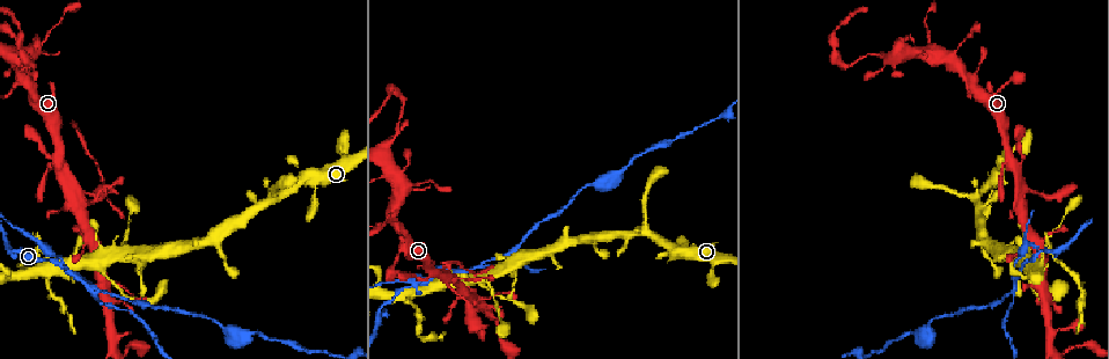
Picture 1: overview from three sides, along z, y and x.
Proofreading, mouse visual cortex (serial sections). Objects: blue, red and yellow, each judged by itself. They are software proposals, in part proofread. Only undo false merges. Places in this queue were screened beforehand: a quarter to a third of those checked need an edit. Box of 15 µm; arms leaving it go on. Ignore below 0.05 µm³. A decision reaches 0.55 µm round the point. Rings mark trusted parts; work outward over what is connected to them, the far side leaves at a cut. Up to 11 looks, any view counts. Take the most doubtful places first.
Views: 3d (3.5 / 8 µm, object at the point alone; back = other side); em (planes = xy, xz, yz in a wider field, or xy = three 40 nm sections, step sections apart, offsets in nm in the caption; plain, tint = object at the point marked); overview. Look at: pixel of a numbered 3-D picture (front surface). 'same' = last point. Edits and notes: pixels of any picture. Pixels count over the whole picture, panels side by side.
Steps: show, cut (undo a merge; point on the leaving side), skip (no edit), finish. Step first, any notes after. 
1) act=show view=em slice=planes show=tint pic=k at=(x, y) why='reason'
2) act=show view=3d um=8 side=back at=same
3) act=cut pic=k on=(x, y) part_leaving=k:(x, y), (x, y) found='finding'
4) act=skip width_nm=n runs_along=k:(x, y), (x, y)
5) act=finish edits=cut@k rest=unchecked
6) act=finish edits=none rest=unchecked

act=show view=3d um=3.5 pic=1 at=(73, 276) why='branch point'

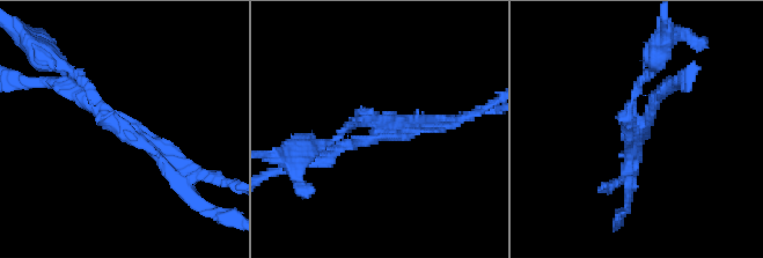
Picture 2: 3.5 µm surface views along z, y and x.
act=show view=em slice=planes show=tint pic=2 at=(120, 123) arms=3 arm_widths_nm=100,150,200

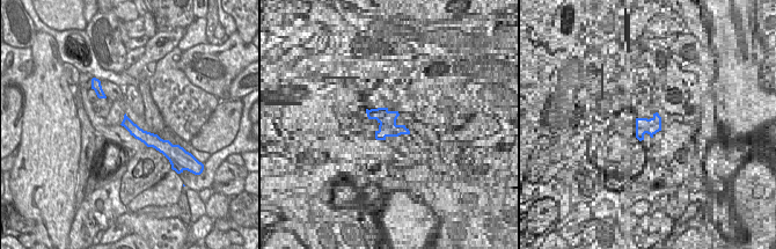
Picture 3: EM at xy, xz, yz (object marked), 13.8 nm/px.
act=cut pic=2 on=(638, 89) width_nm=160 part_leaving=2:(635, 132), (625, 178) found='two cells meet here'

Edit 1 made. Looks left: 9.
act=show view=3d um=3.5 side=back pic=1 at=(1015, 162) why='sharp bend'

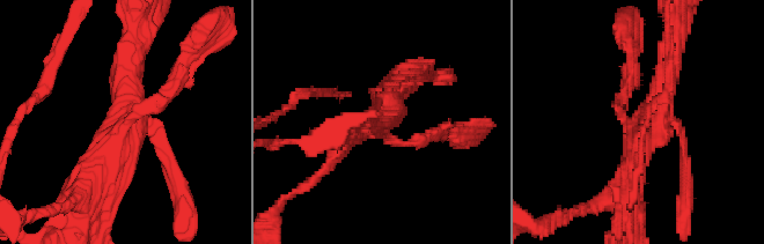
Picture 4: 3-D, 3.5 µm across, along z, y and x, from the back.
act=skip runs_along=4:(668, 50), (626, 185) found='all the same cell'

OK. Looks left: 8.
act=show view=3d um=3.5 pic=1 at=(105, 188) why='a narrow waist'

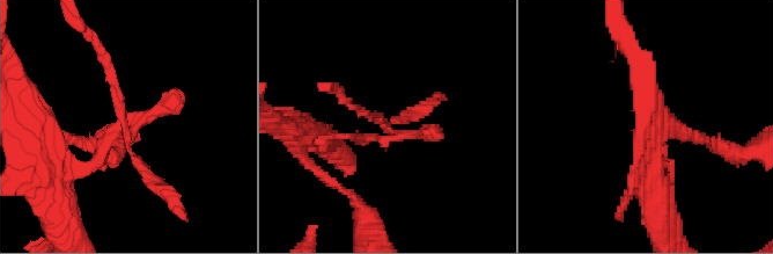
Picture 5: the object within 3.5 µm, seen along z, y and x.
act=show view=em slice=xy step=1 show=tint pic=5 at=(387, 136)

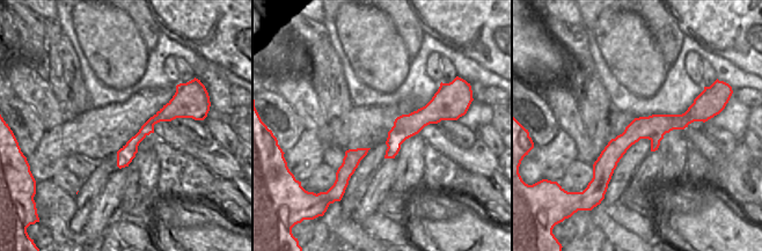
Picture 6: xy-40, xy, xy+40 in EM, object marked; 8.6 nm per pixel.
act=show view=em slice=xy step=3 show=tint at=same

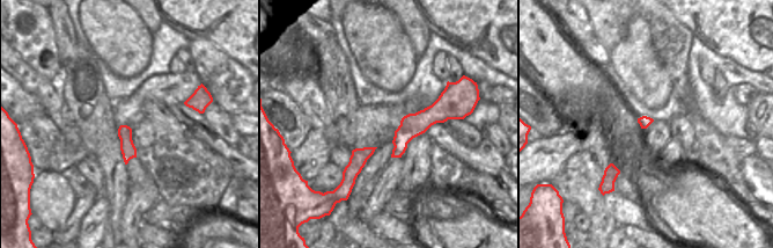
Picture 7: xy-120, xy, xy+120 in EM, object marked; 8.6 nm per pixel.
act=cut pic=5 on=(115, 91) part_leaving=5:(132, 130), (89, 34) found='a second cell is stuck on'

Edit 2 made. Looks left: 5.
act=show view=overview

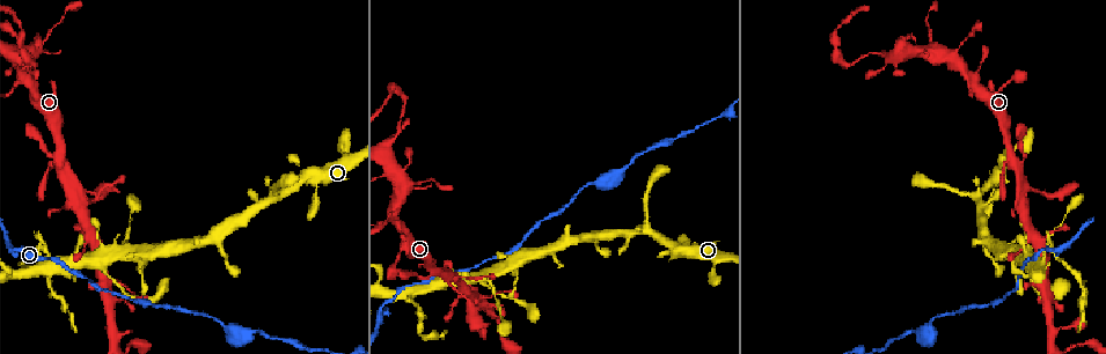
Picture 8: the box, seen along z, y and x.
act=show view=3d um=8 pic=8 at=(952, 58) why='thin arm on a thick one'

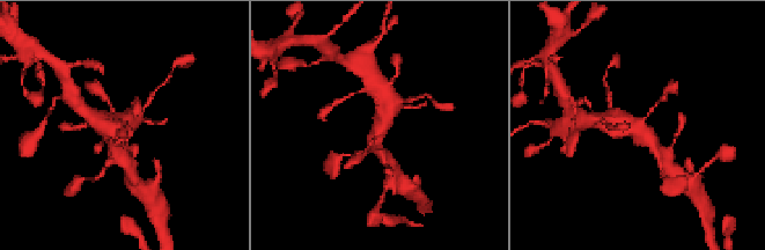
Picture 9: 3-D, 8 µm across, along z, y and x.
act=show view=em slice=planes show=tint pic=9 at=(379, 129) arms=3 arm_widths_nm=100,300,600

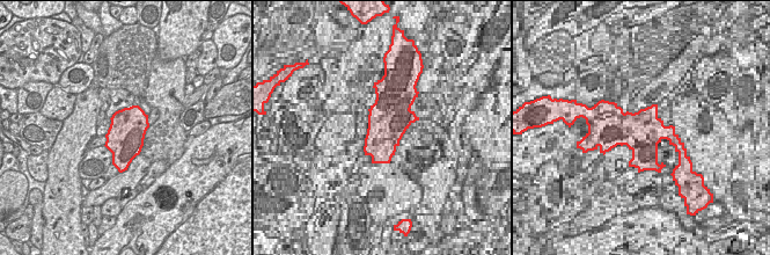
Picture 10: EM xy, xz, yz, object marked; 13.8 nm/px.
act=skip runs_along=9:(659, 152), (641, 131), (608, 122) found='all the same cell'

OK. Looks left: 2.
act=finish edits=cut@2,cut@5 rest=unchecked

